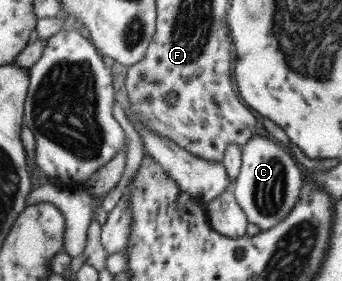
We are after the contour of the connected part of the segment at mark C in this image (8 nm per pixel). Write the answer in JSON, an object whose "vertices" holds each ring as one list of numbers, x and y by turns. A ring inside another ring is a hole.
{"vertices":[[253,134,240,149,240,169,232,182,231,191,247,222,259,231,281,222,299,198,303,171,287,148,279,147,260,135]]}

